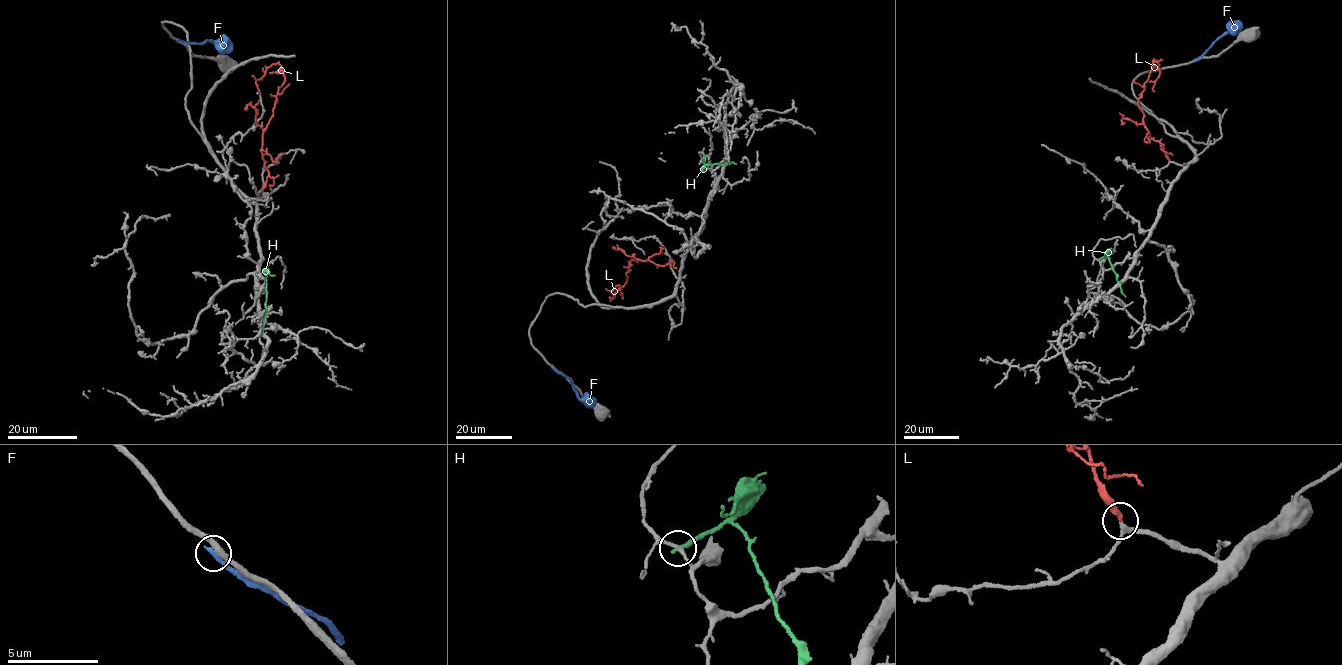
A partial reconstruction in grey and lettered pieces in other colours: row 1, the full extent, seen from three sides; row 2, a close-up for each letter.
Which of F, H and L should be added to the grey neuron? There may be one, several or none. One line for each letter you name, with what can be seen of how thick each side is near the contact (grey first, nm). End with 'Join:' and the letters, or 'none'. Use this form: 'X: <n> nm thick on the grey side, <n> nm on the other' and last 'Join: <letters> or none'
L: 200 nm thick on the grey side, 280 nm on the other
Join: L

